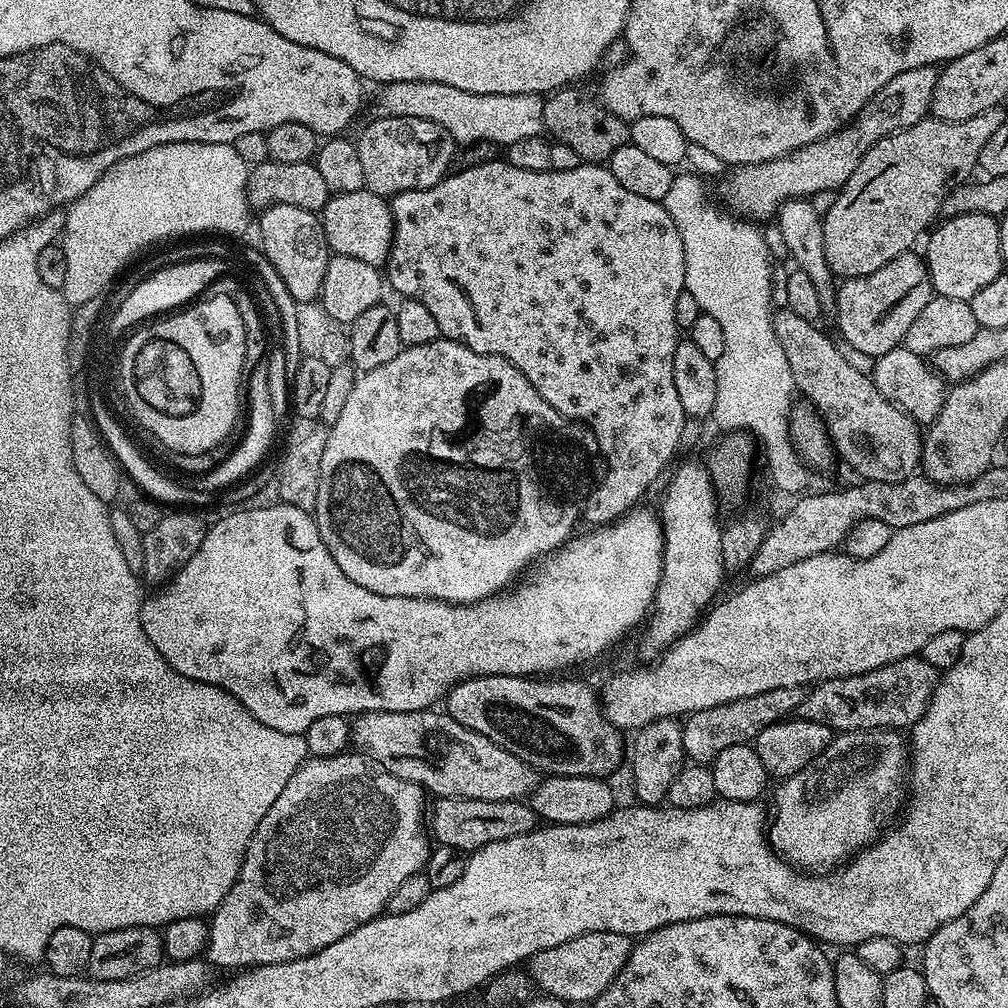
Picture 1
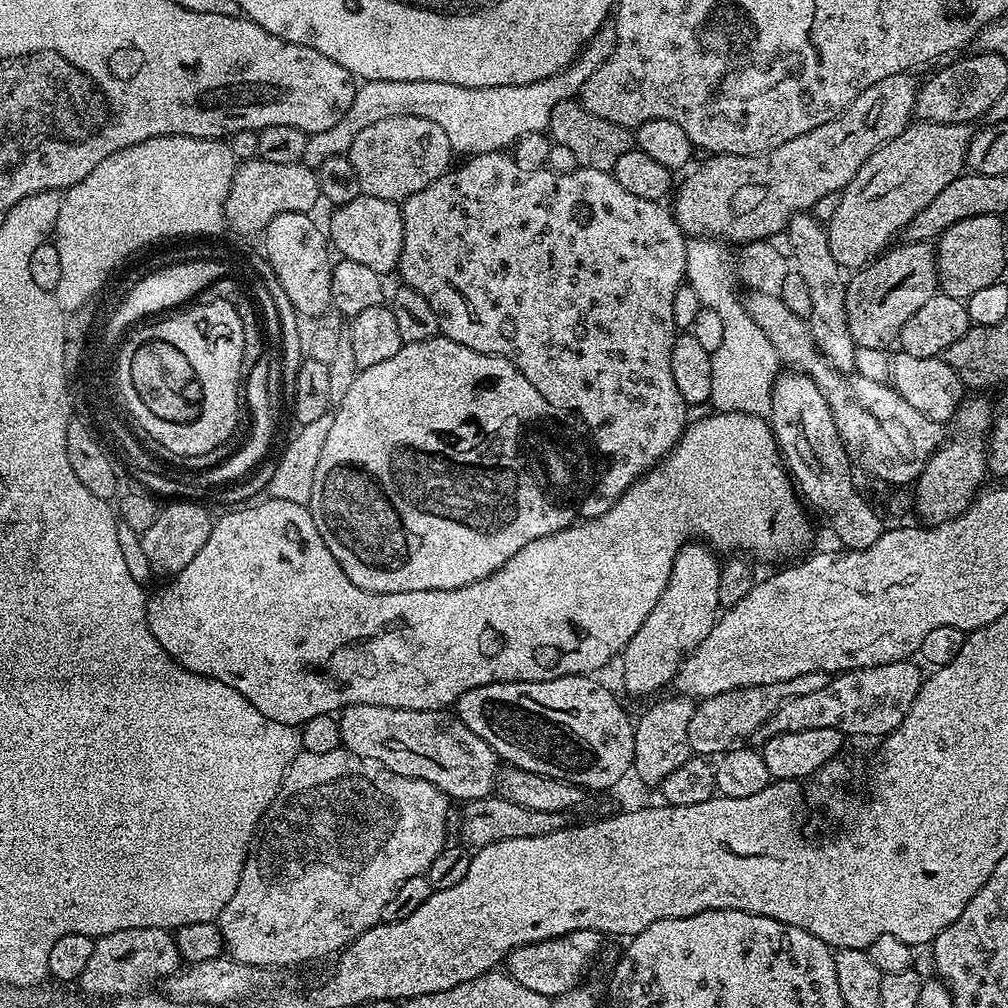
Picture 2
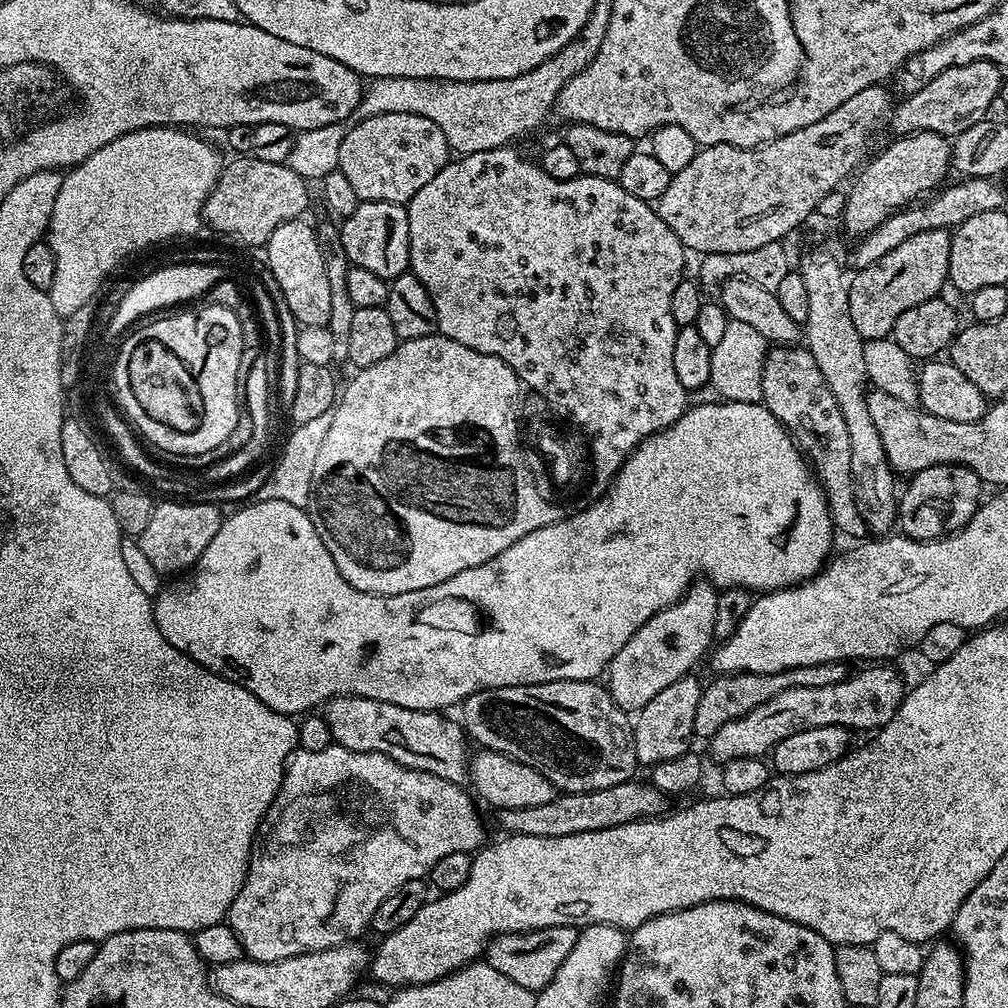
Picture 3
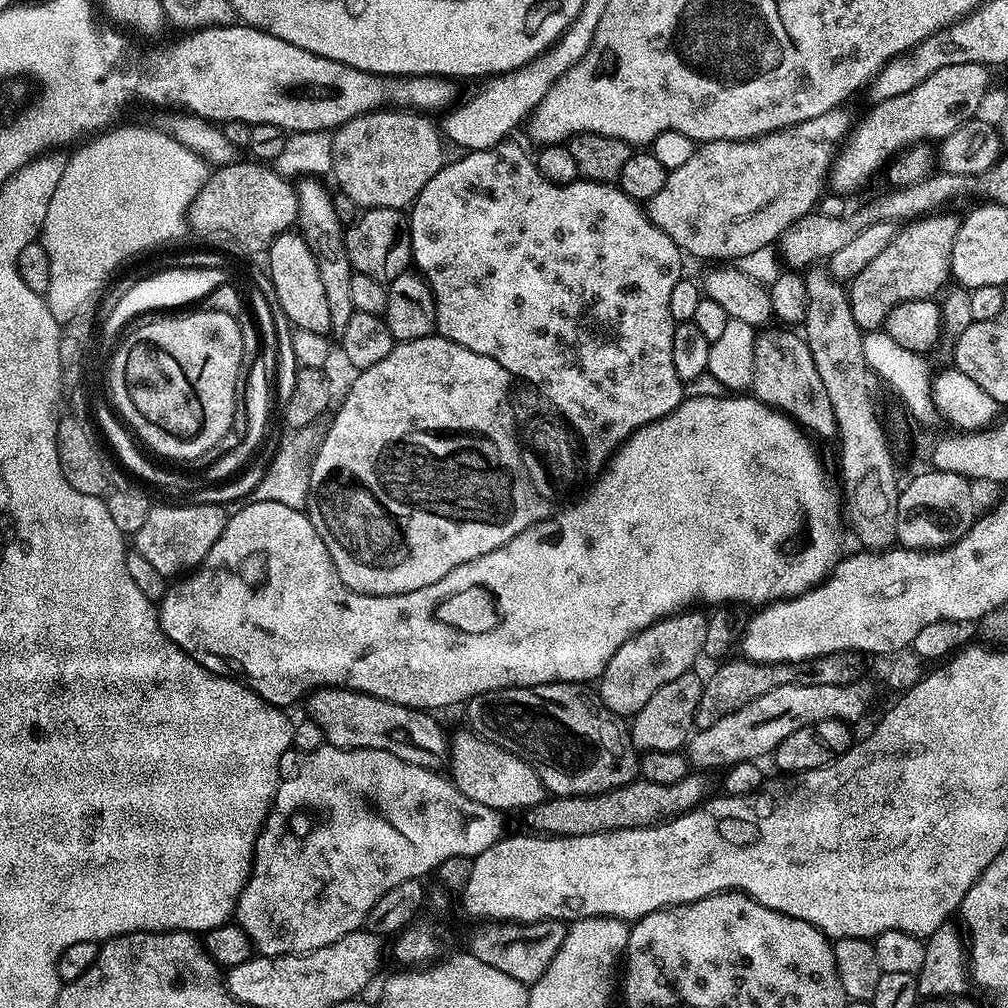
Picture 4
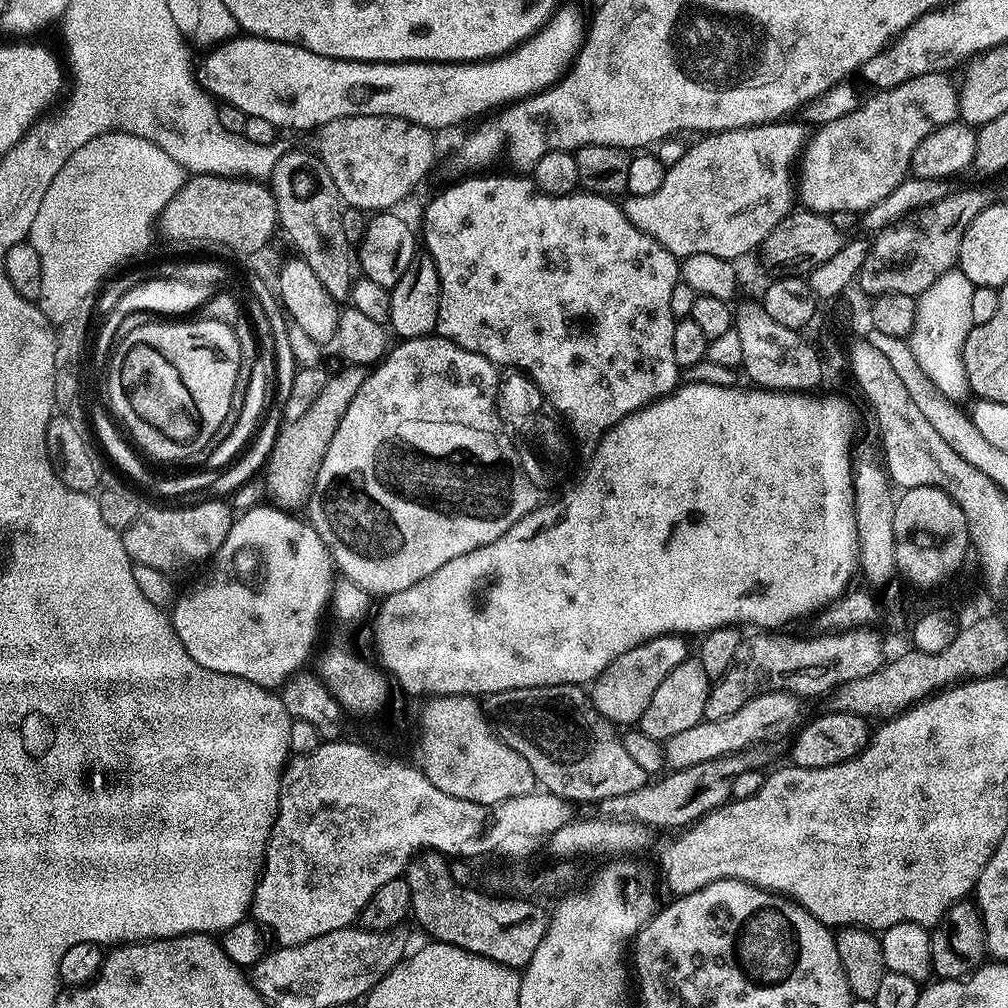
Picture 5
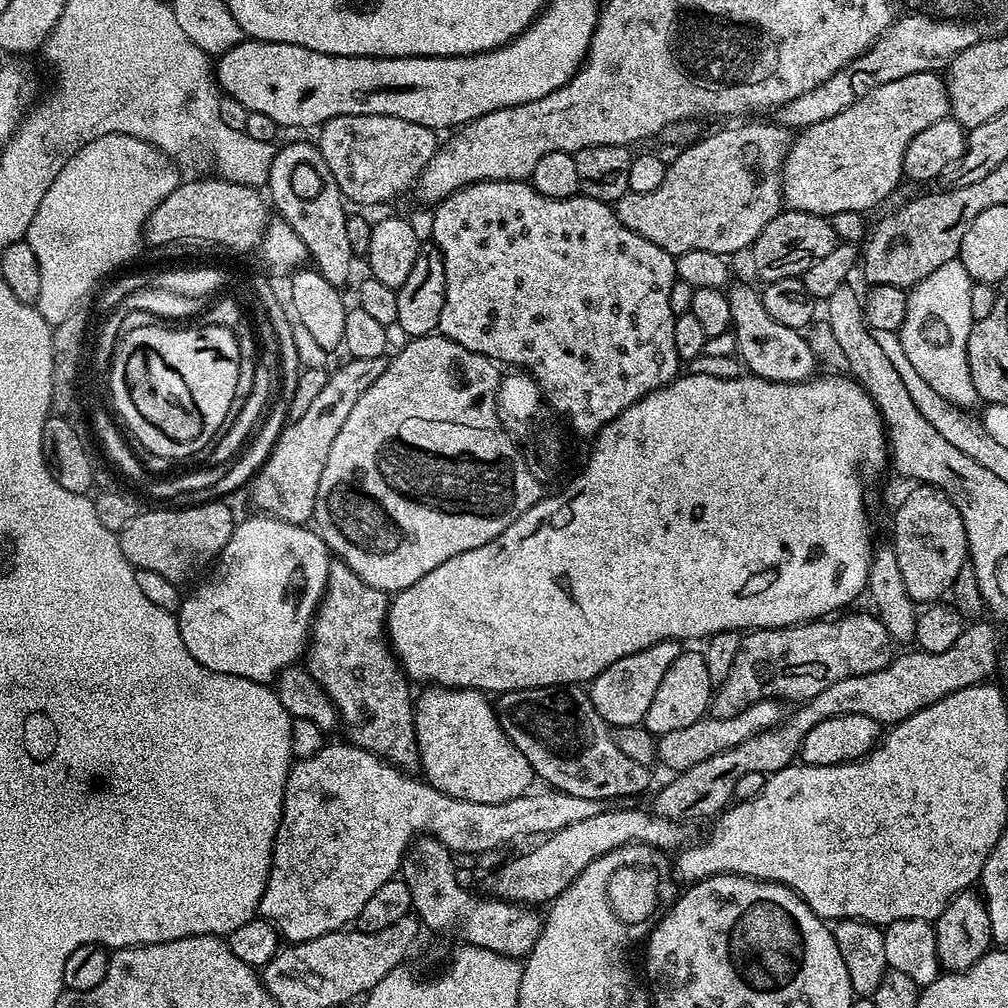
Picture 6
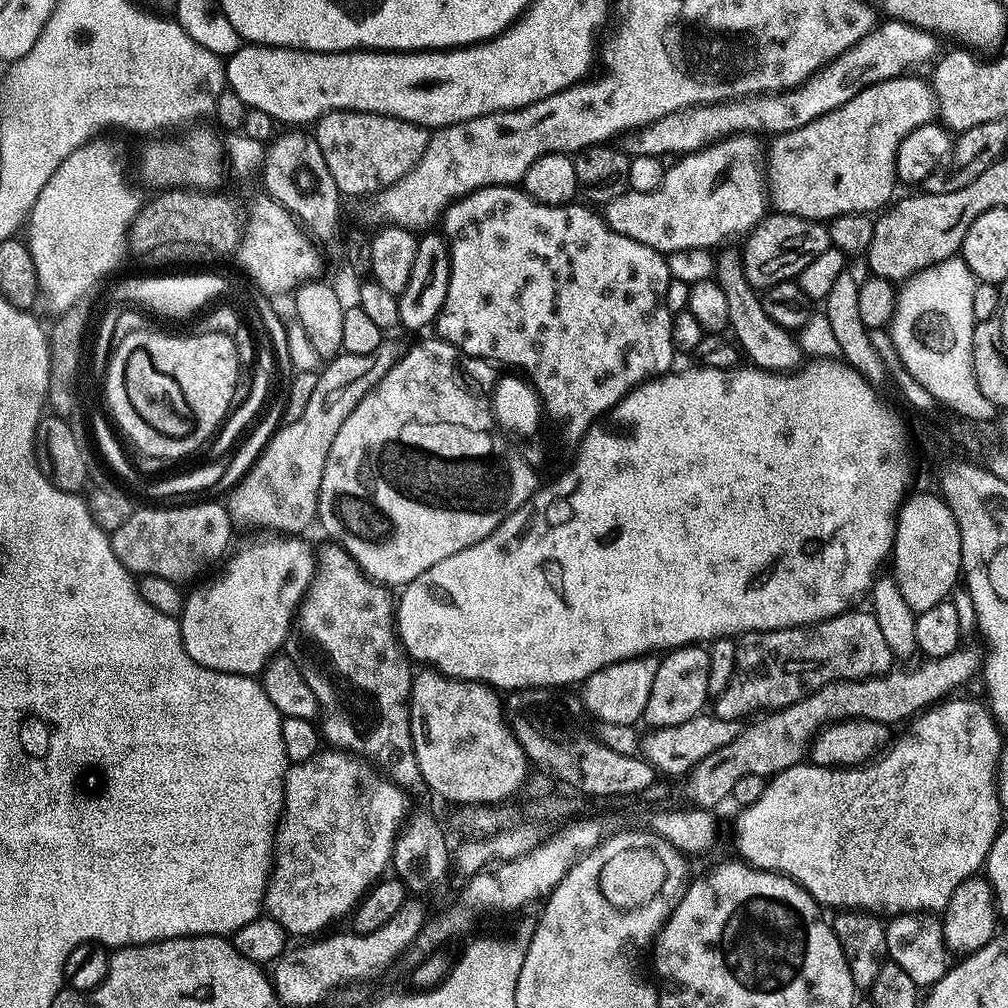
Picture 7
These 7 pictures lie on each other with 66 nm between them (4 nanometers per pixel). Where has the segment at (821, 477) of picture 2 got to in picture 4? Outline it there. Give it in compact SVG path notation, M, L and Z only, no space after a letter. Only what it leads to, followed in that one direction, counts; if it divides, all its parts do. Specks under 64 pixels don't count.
M784 326L772 327L765 327L756 338L751 395L763 404L769 404L771 408L777 408L779 412L791 416L809 433L833 435L836 432L834 406L830 406L826 386L822 386L822 378L818 378L818 366L814 366L814 358L803 335L796 333L795 336L792 333L795 331Z

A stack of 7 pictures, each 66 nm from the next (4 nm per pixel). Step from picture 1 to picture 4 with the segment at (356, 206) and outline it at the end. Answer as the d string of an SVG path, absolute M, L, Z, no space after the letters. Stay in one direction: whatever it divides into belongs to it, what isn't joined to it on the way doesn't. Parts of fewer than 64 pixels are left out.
M370 208L361 211L357 221L346 228L344 245L353 272L370 274L370 278L385 285L398 278L398 274L409 271L412 264L408 216L399 208Z

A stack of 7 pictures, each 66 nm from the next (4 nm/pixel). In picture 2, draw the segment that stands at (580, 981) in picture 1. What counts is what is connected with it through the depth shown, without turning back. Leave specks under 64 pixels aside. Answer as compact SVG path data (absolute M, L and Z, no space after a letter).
M587 928L546 938L542 942L523 944L508 953L506 971L522 986L526 986L526 990L534 990L534 994L555 998L577 987L579 980L576 979L579 978L580 971L587 966L588 959L599 950L600 940L602 941L601 933Z

